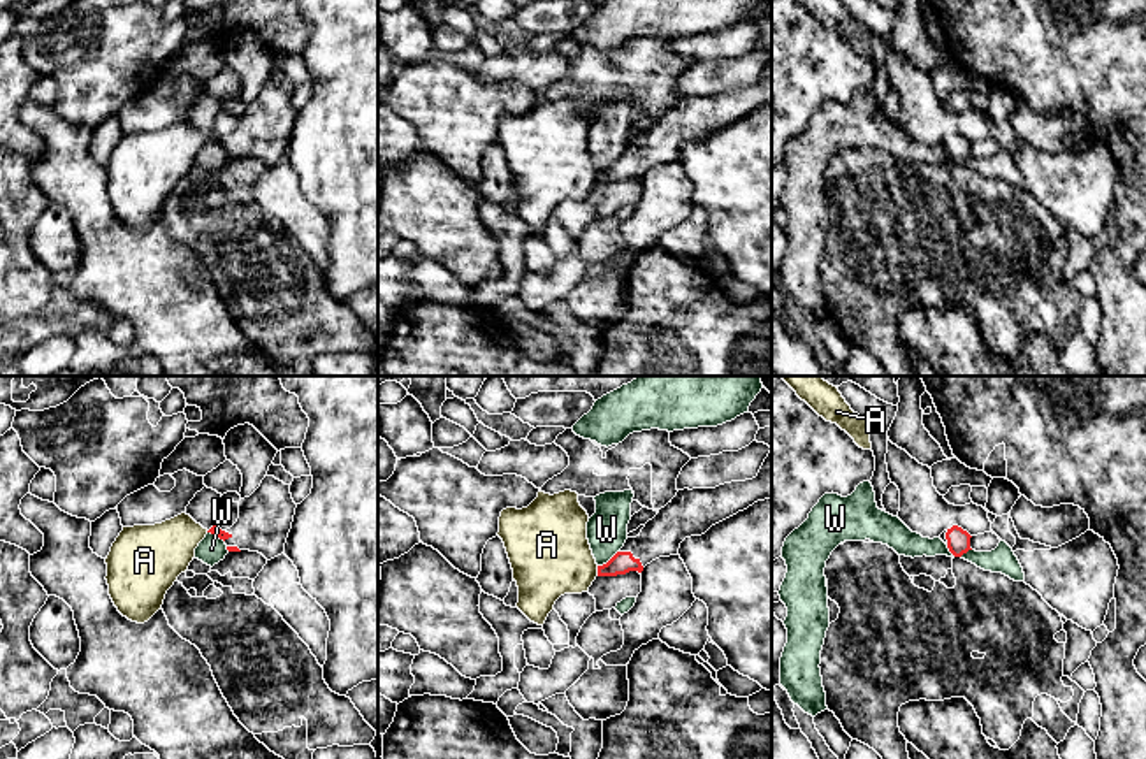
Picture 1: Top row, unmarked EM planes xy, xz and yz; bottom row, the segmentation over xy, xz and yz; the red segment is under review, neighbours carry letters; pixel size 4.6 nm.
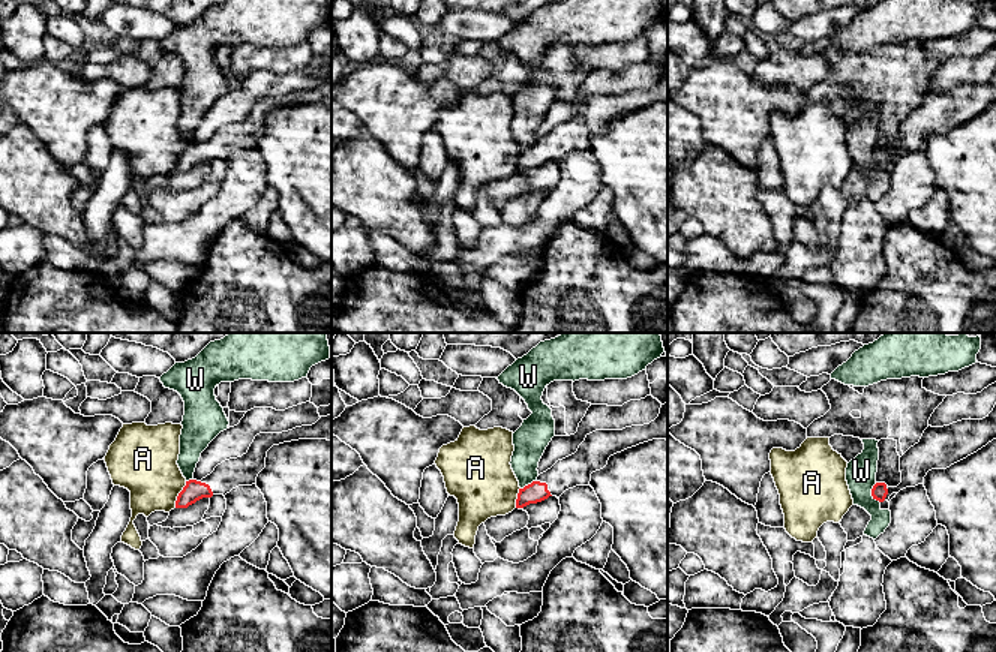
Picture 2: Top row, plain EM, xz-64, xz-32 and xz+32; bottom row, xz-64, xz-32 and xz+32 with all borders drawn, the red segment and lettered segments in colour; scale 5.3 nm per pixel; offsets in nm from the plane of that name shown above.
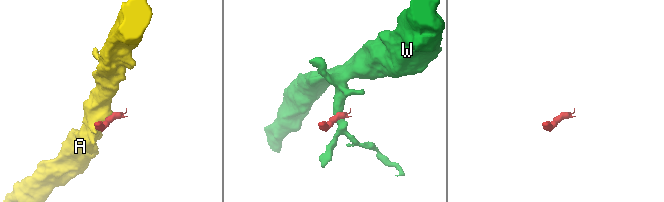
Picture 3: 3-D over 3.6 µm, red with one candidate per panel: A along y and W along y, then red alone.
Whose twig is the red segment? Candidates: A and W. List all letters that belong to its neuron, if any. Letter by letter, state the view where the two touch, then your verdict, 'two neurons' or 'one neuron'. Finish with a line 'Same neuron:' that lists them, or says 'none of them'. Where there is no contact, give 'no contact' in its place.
A: meets red in xz; two neurons
W: meets red in xz; two neurons
Same neuron: none of them

